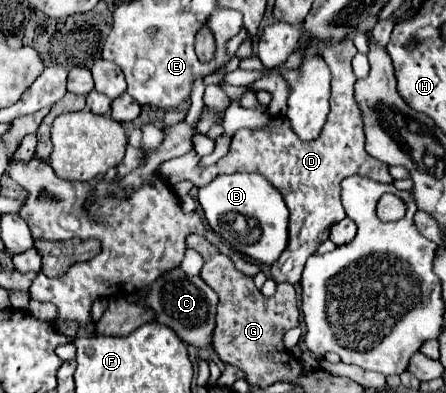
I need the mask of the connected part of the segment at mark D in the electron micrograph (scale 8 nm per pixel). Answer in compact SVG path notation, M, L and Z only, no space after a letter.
M351 39L331 43L323 49L323 57L331 69L331 113L323 131L313 141L301 141L293 132L289 120L281 121L279 115L273 115L269 123L261 129L239 129L231 137L229 153L219 159L215 165L199 169L199 157L195 149L189 153L169 159L163 165L163 181L175 185L179 181L193 181L195 187L203 187L211 183L217 175L223 173L261 173L265 179L273 183L273 187L283 195L289 207L289 245L283 255L271 265L271 279L277 283L299 283L303 265L309 255L317 251L317 247L329 239L331 225L339 223L345 217L341 205L341 181L351 175L369 177L379 183L393 183L389 175L389 167L375 157L369 157L365 151L365 135L363 121L353 99L353 85L357 81L351 59L357 49Z

